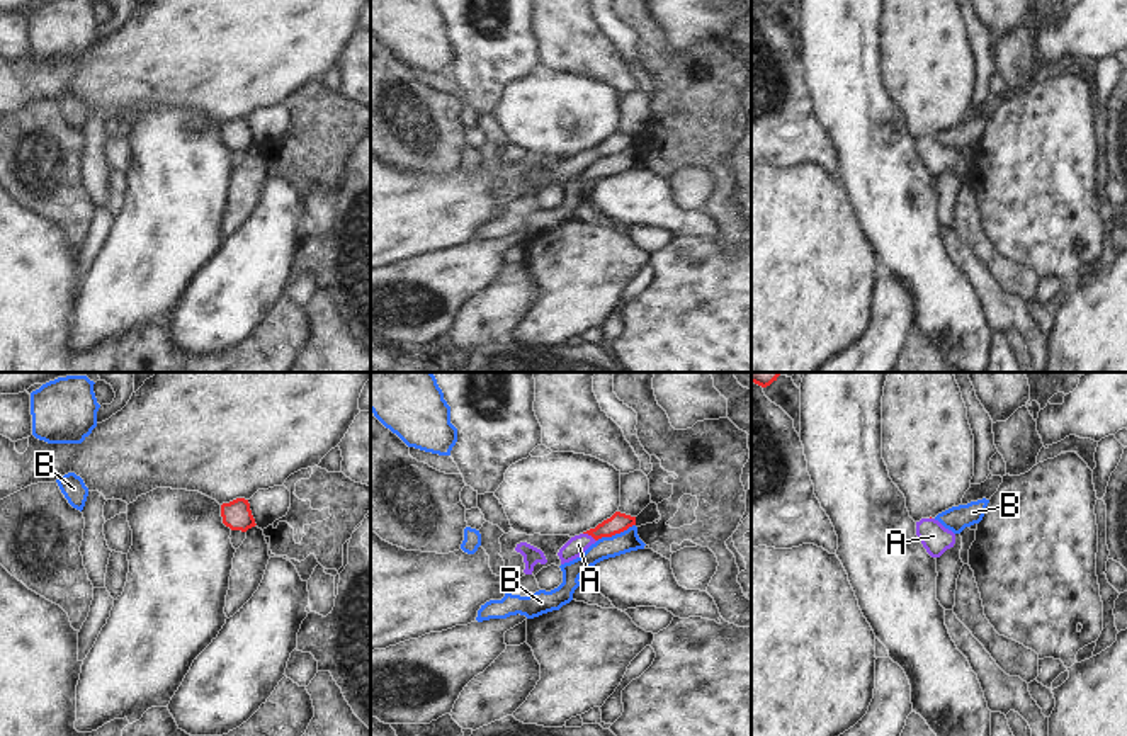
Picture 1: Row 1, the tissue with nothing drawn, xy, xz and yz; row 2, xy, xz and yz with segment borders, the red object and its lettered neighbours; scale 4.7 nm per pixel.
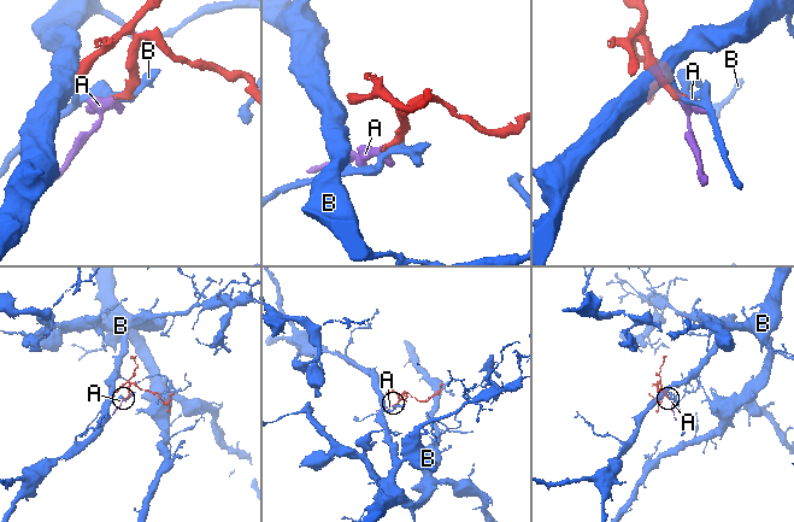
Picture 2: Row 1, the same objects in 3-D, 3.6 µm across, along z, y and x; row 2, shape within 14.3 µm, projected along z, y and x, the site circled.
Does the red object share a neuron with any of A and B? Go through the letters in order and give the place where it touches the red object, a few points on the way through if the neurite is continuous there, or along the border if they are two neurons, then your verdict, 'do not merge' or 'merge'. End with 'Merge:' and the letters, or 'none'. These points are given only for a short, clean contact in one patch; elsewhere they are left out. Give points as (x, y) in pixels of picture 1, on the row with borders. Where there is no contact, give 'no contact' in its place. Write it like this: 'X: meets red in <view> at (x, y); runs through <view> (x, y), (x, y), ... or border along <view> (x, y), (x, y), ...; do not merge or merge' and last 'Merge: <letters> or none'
A: meets red in xz at (590, 534); runs through xz (619, 522), (590, 534), (578, 544); merge
B: meets red in xz at (616, 532); border along xz (634, 524), (597, 541); do not merge
Merge: A

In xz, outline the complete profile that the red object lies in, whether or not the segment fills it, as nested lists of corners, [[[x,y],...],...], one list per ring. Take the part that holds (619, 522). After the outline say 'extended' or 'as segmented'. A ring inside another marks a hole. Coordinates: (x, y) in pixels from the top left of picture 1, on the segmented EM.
[[[615,512],[610,518],[580,535],[571,537],[558,552],[561,564],[580,558],[592,544],[602,537],[612,537],[636,525],[636,517]]]; extended

